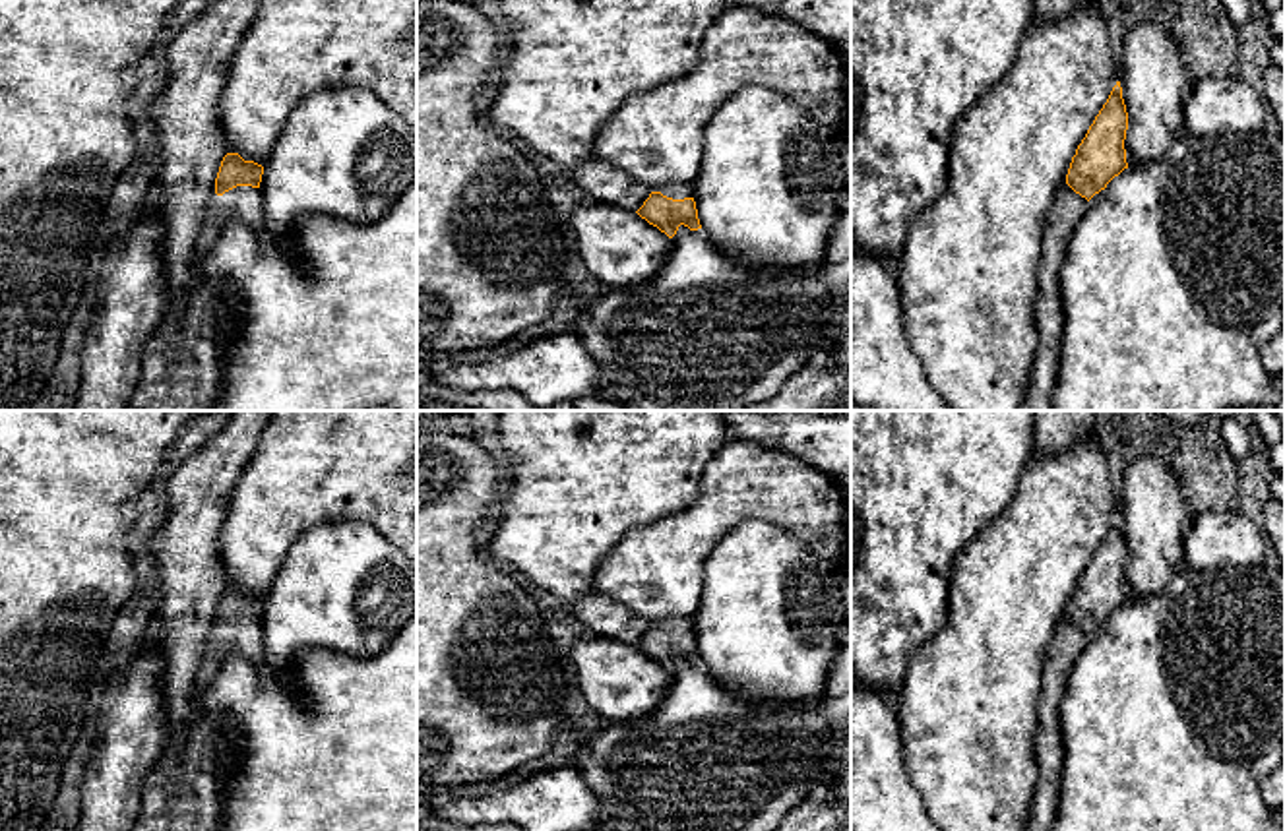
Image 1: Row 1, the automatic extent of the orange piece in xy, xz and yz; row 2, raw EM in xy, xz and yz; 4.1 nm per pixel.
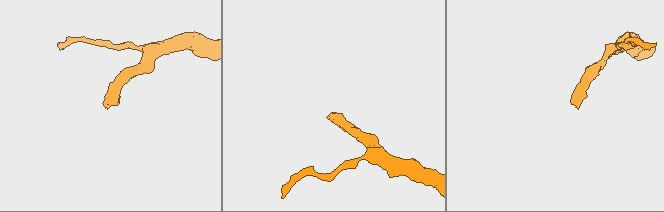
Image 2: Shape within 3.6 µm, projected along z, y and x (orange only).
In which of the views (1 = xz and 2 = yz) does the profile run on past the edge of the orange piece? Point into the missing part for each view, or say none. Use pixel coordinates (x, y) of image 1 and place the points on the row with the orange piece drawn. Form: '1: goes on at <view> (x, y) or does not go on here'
1: goes on at xz (673, 190)
2: goes on at yz (1068, 208)

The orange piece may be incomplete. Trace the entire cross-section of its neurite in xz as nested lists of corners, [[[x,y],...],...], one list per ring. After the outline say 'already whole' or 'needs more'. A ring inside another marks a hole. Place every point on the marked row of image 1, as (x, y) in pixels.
[[[669,184],[661,192],[651,192],[636,213],[669,238],[676,234],[680,225],[690,231],[702,229],[694,201],[694,184]]]; needs more

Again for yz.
[[[1120,81],[1095,116],[1072,157],[1066,182],[1056,190],[1045,221],[1041,262],[1037,265],[1039,291],[1035,302],[1037,353],[1031,364],[1023,411],[1052,411],[1052,391],[1058,384],[1060,343],[1066,316],[1060,298],[1060,267],[1066,240],[1083,217],[1089,200],[1118,176],[1126,163],[1128,112]]]; needs more

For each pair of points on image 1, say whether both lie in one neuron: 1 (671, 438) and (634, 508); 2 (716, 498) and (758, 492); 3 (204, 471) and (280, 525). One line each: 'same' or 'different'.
1: same
2: same
3: different

